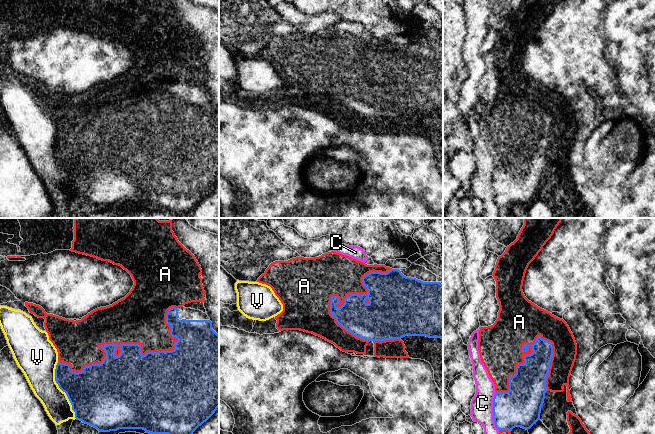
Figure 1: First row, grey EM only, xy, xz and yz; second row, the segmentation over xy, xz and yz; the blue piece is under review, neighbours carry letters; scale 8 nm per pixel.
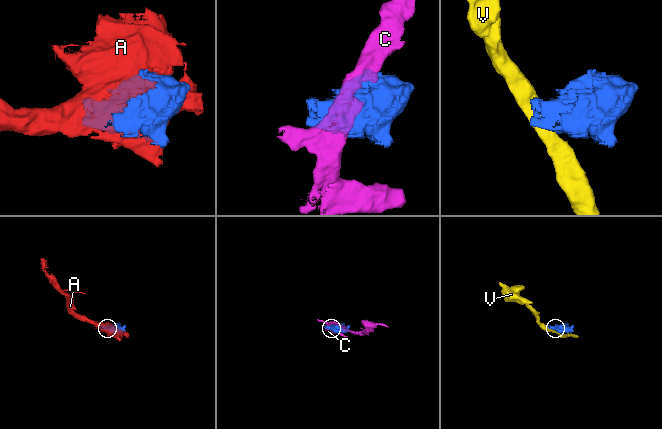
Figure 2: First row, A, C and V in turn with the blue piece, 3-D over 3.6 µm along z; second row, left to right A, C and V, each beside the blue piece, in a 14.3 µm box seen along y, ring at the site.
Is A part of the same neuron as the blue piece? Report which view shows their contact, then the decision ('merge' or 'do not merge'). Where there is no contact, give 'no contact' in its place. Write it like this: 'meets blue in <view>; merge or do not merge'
meets blue in xy; merge

